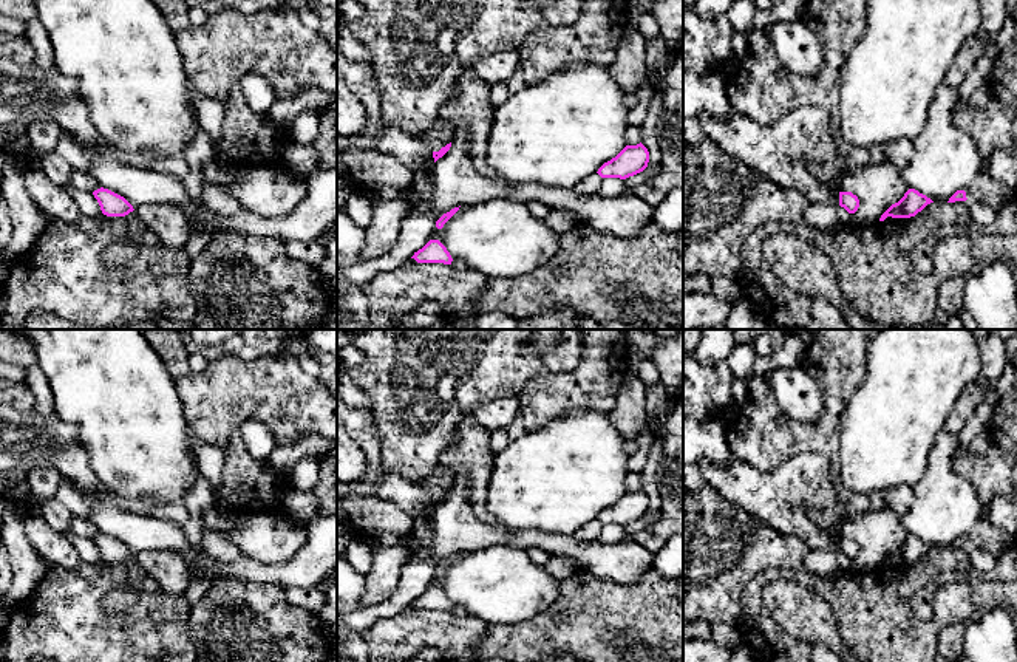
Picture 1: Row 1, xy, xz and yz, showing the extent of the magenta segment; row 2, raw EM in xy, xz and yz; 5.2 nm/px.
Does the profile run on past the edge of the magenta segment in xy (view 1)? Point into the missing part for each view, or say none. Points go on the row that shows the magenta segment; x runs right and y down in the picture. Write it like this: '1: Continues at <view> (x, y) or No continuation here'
1: No continuation here

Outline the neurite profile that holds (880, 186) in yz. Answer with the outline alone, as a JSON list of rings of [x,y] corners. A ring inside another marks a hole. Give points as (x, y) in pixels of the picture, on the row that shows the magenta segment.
[[[884,159],[875,166],[842,172],[835,190],[858,196],[859,207],[852,213],[852,224],[869,226],[878,223],[881,215],[904,196],[909,186],[901,172]]]

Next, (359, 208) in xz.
[[[352,192],[346,206],[346,213],[352,218],[352,221],[362,227],[368,227],[372,220],[374,204],[365,195]]]

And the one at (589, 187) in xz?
[[[598,173],[590,175],[587,179],[580,183],[573,190],[578,196],[594,196],[597,195],[600,186],[601,186],[601,176]]]

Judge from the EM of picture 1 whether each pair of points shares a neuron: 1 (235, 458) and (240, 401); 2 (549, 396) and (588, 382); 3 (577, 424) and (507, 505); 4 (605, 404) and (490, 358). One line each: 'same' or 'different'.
1: different
2: same
3: same
4: different

